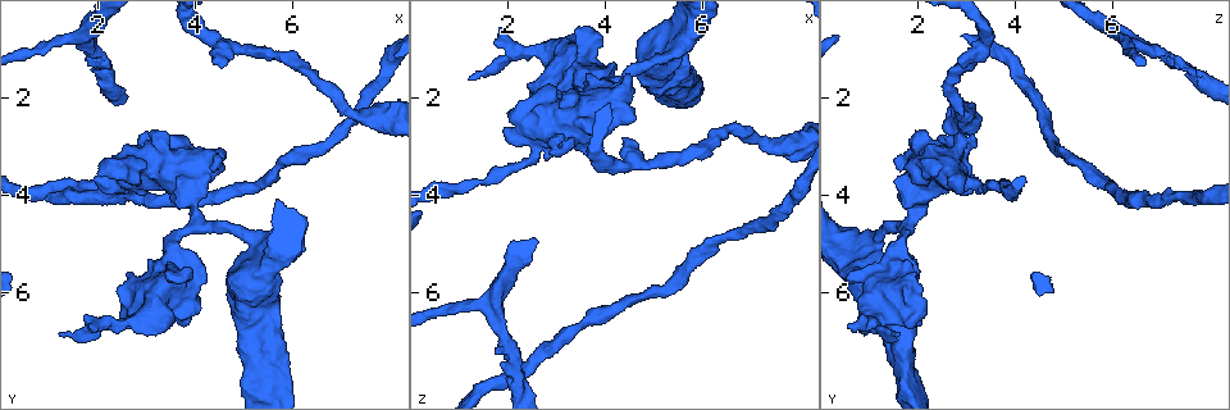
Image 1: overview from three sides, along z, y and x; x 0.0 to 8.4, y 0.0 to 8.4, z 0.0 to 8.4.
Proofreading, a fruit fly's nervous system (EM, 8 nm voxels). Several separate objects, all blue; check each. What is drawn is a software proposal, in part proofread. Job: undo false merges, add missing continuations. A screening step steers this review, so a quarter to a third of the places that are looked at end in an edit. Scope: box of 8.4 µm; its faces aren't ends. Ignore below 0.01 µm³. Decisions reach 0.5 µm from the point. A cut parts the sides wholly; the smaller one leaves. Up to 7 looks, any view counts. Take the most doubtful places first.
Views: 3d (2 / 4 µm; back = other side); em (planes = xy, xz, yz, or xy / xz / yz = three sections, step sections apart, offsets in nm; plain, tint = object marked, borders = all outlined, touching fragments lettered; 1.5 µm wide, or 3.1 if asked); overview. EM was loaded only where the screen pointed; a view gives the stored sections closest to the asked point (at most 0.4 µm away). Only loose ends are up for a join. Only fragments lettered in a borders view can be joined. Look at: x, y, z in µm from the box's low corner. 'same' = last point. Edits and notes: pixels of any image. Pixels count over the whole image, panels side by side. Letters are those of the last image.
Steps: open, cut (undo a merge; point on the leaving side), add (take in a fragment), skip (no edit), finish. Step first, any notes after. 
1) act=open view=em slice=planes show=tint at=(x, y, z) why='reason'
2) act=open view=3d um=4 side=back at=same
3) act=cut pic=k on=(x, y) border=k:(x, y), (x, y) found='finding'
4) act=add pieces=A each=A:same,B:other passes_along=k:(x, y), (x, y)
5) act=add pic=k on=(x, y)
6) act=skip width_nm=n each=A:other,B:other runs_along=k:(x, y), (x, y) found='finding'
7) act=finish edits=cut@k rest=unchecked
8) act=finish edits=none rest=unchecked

act=open view=em slice=planes show=plain at=(4.40, 1.30, 2.90)

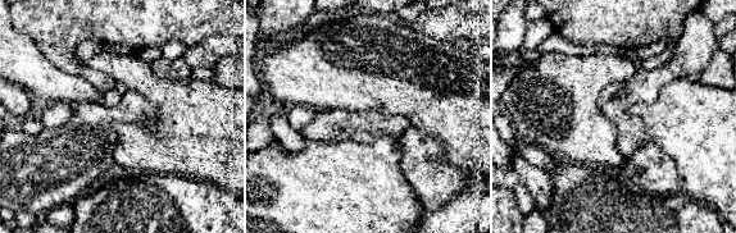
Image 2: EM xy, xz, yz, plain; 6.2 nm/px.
act=open view=em slice=planes show=borders at=same why='what lies round it'

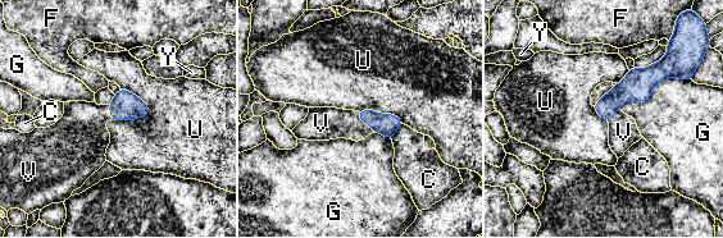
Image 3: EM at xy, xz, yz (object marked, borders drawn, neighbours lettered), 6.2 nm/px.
act=add pieces=V longest_contact=G:480nm each=C:other,F:other,G:other,U:other,V:same,Y:other passes_along=3:(386, 124), (364, 122), (324, 123) found='it goes on there'

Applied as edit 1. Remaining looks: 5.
act=open view=overview why='see it whole again'

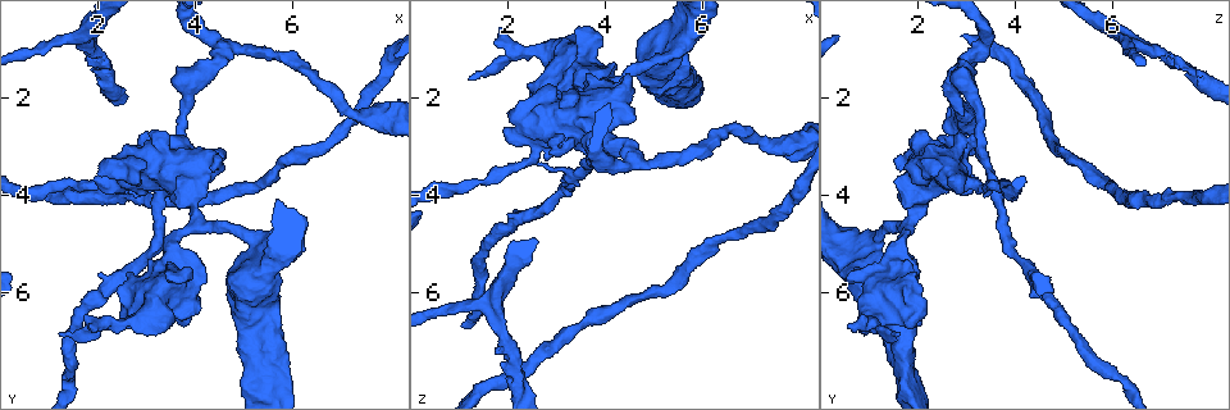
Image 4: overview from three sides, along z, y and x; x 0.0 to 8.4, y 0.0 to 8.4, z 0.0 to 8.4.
act=open view=3d um=4 at=(1.85, 6.70, 0.65)

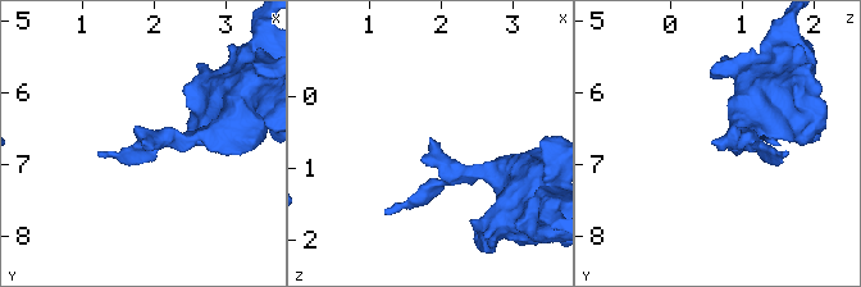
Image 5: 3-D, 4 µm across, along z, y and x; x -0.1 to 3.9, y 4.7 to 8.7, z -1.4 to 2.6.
act=open view=em slice=xy step=4 show=borders at=(1.85, 6.65, 0.60)

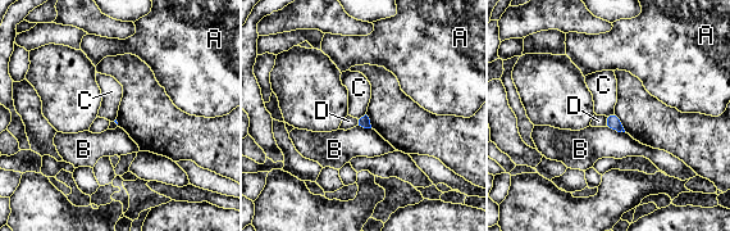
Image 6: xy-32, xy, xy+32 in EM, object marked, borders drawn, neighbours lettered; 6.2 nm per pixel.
act=skip each=A:other,B:other,C:other,D:other border=6:(614, 111), (606, 116) found='no lettered fragment goes on from it'

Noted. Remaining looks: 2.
act=finish edits=add@3 rest=unchecked

